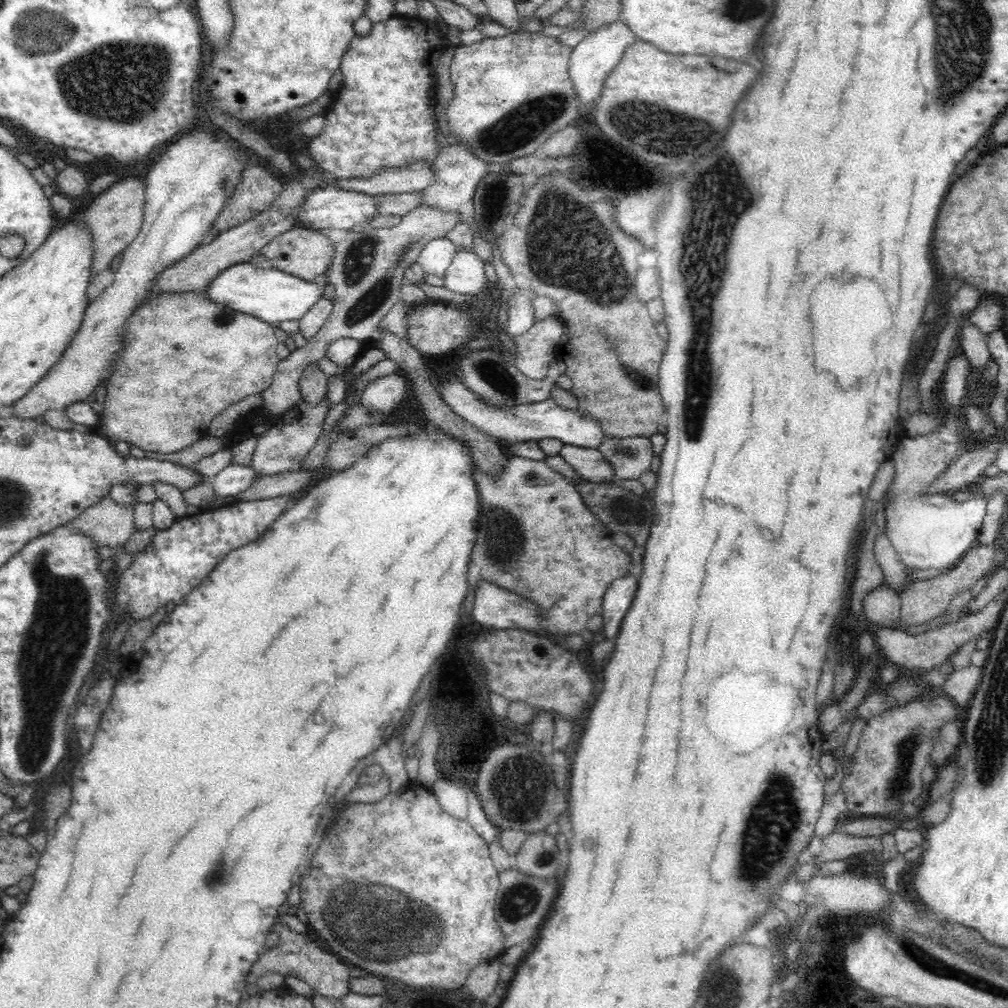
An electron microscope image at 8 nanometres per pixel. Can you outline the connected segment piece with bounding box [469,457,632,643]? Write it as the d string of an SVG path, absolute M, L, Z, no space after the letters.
M509 457L499 475L488 475L480 469L473 471L474 478L478 478L482 518L476 524L478 538L474 541L469 560L480 568L484 580L521 594L522 598L537 601L545 615L545 624L538 634L548 636L556 643L563 635L580 635L588 620L600 614L606 589L616 579L628 575L632 566L630 553L617 546L613 535L597 521L575 486L554 472L546 462Z

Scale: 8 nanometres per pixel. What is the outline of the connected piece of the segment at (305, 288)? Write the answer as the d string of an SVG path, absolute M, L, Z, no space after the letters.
M250 262L235 263L228 266L226 270L220 270L214 276L214 280L206 286L207 298L211 302L219 303L237 312L255 317L260 320L261 325L274 326L286 321L301 321L322 298L324 290L314 282L306 282L301 278L295 277L291 273L285 273L278 269L270 268L268 265L253 265Z

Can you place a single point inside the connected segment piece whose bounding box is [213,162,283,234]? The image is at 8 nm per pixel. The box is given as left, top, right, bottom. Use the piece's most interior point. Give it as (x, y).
(258, 188)

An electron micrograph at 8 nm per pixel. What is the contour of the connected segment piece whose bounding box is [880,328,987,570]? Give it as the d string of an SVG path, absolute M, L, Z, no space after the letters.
M961 328L958 329L958 337L953 344L953 351L951 352L948 368L944 372L943 377L943 397L944 404L948 407L941 413L942 428L934 430L930 436L923 437L903 437L896 444L894 452L891 454L891 460L895 462L895 474L889 487L887 488L887 501L885 508L880 512L886 518L885 537L892 543L895 551L898 553L902 562L910 569L930 570L930 569L946 569L954 567L954 565L973 548L973 542L980 533L982 526L982 519L986 512L987 501L982 497L972 497L963 502L955 501L948 493L938 493L923 495L924 488L930 486L942 472L946 472L955 460L952 456L956 454L956 450L966 444L968 440L960 434L958 430L958 419L952 415L953 409L960 406L960 400L966 394L966 384L968 378L972 376L972 367L970 361L960 345Z

